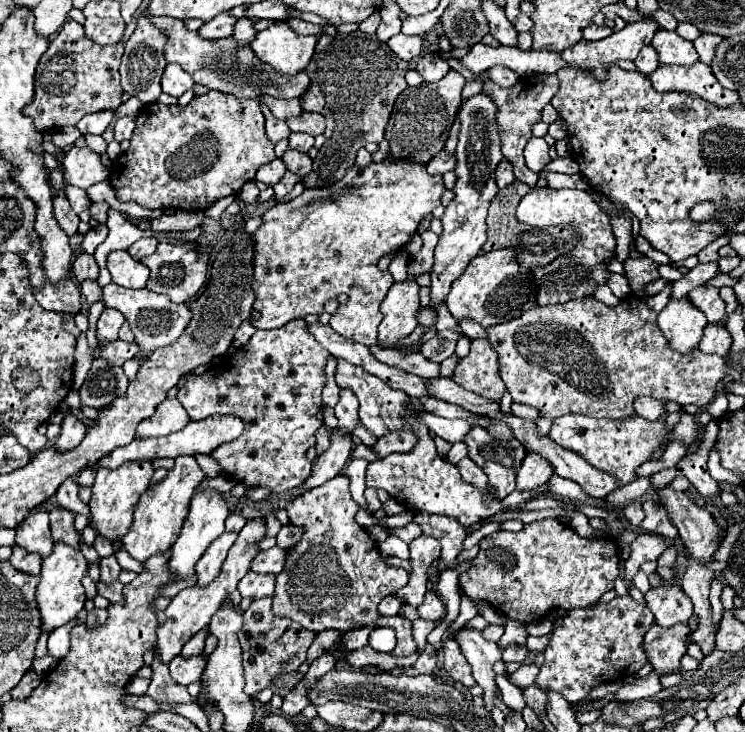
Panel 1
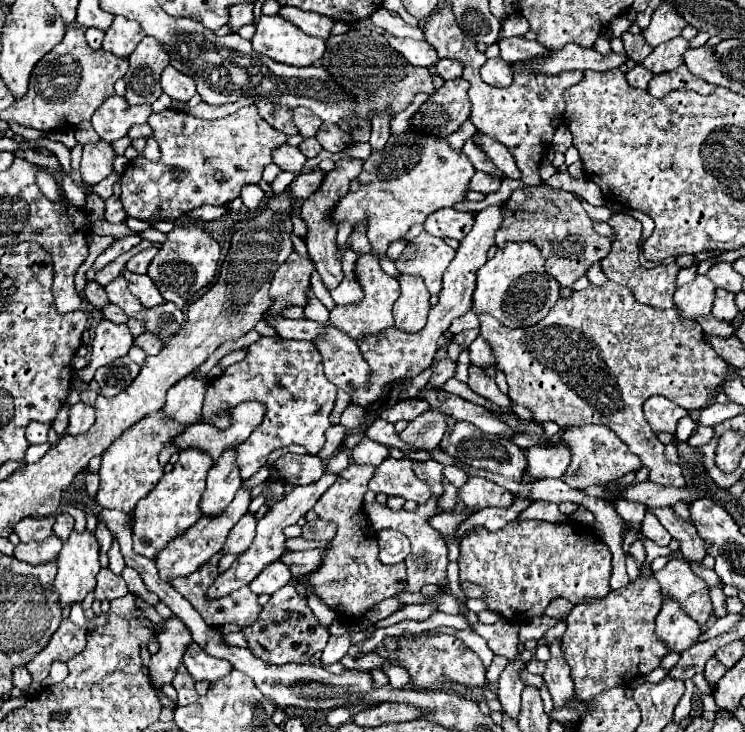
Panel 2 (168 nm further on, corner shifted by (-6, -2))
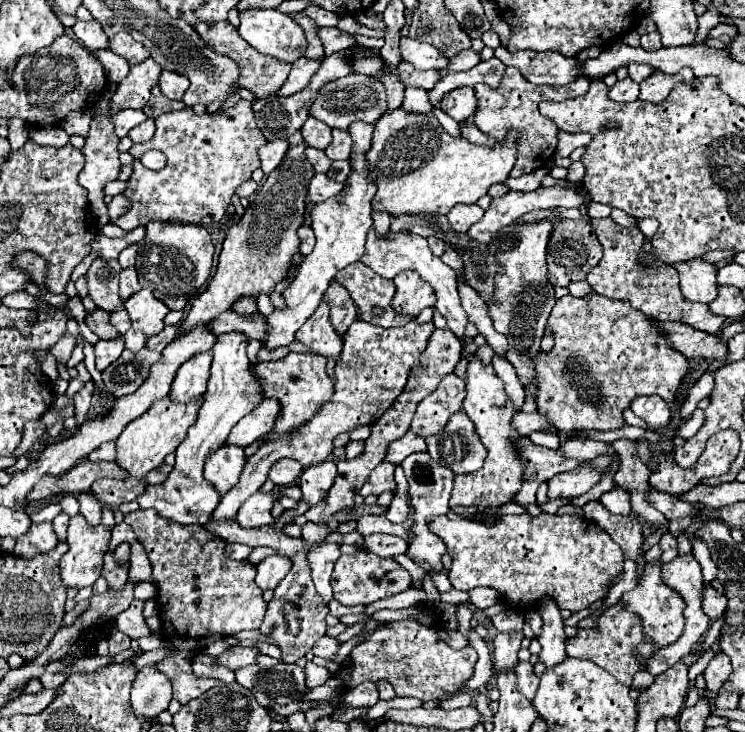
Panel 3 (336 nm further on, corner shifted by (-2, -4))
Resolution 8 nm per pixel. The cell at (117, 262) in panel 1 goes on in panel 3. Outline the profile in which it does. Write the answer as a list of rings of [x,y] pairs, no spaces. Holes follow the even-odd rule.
[[[139,290],[125,300],[125,310],[131,316],[131,324],[135,330],[141,330],[145,336],[153,336],[163,330],[163,318],[169,308],[157,300],[151,290]]]

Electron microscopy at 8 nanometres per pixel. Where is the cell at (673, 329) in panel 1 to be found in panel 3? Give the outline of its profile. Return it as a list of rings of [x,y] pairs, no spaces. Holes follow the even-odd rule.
[[[699,258],[691,262],[679,262],[673,264],[681,278],[681,292],[685,300],[691,302],[703,302],[709,304],[717,296],[717,282],[715,272],[717,268],[709,262],[703,262]]]

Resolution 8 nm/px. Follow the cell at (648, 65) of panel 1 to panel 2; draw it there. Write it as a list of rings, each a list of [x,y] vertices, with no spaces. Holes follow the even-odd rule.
[[[635,66],[633,70],[629,70],[629,72],[625,74],[625,78],[627,78],[627,84],[631,84],[633,88],[645,90],[647,84],[649,84],[649,80],[653,78],[653,74],[647,72],[643,66]]]

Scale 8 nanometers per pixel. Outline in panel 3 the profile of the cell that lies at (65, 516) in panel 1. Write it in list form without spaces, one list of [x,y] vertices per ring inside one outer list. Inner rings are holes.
[[[61,512],[59,516],[55,516],[53,528],[55,528],[55,534],[57,534],[59,540],[65,540],[67,538],[67,526],[69,526],[69,516],[65,512]]]

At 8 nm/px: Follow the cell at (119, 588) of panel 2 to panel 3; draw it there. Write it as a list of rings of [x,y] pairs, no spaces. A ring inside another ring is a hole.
[[[111,554],[105,556],[105,566],[101,570],[101,576],[107,580],[109,592],[123,590],[123,586],[127,582],[127,572],[129,572],[129,568],[127,566],[119,566]]]

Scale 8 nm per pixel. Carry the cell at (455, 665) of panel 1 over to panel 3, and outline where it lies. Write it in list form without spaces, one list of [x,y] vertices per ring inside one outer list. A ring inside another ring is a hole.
[[[415,618],[401,622],[387,622],[375,630],[367,640],[357,644],[351,652],[351,664],[343,666],[337,676],[345,680],[345,688],[353,688],[363,680],[385,680],[395,688],[397,696],[413,696],[421,702],[447,700],[461,692],[473,676],[477,652],[471,646],[453,650],[437,640],[437,624],[423,626]]]

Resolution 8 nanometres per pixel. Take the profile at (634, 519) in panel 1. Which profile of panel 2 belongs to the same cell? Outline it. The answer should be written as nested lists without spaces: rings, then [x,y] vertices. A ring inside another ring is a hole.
[[[615,500],[613,502],[617,514],[629,522],[629,524],[639,524],[645,516],[645,506],[639,502],[631,502],[631,500]]]

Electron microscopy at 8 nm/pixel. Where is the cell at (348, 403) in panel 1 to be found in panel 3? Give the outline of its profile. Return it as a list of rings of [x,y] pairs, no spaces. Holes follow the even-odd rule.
[[[325,460],[321,464],[305,468],[299,480],[303,500],[307,500],[309,506],[315,506],[317,502],[321,502],[327,496],[327,490],[331,488],[335,474],[337,474],[337,468],[333,460]]]

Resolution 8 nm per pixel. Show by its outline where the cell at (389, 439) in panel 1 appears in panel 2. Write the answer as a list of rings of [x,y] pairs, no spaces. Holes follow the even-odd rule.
[[[429,408],[427,412],[411,420],[409,426],[399,436],[407,444],[433,450],[439,446],[439,440],[443,438],[445,430],[447,430],[447,414],[443,414],[441,410]]]

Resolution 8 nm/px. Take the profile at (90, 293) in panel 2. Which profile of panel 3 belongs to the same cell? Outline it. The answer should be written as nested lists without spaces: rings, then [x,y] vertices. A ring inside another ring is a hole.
[[[95,308],[93,312],[87,312],[85,324],[87,324],[99,338],[103,338],[103,340],[119,336],[119,332],[109,324],[109,312],[105,312],[105,310]]]

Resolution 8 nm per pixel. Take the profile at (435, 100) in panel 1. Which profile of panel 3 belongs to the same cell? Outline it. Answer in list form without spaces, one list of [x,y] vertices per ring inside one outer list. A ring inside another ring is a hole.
[[[473,88],[451,90],[451,94],[445,94],[441,102],[441,110],[447,112],[457,122],[463,122],[469,116],[473,116],[475,108],[477,108],[477,98]]]

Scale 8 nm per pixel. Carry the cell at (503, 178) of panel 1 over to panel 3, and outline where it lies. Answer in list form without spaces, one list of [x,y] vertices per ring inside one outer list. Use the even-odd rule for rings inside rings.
[[[461,122],[461,132],[463,132],[463,138],[465,138],[467,142],[471,142],[471,144],[477,144],[477,146],[495,146],[495,144],[497,144],[491,136],[483,134],[483,132],[481,132],[479,128],[475,128],[473,124]]]

